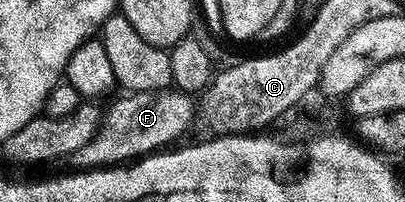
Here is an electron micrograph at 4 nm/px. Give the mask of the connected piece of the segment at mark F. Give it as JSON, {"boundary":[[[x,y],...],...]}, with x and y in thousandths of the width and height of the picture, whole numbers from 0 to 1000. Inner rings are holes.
{"boundary":[[[430,431],[368,450],[316,455],[272,535],[264,530],[254,609],[240,668],[210,728],[200,728],[190,787],[210,827],[262,827],[321,807],[420,723],[481,599],[481,520],[474,465],[449,460]],[[422,698],[422,703],[420,703]]]}

